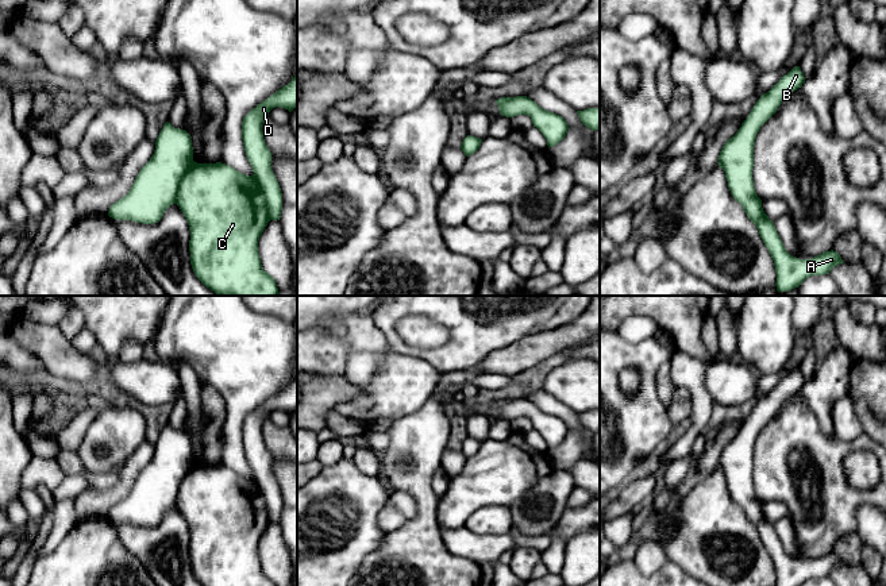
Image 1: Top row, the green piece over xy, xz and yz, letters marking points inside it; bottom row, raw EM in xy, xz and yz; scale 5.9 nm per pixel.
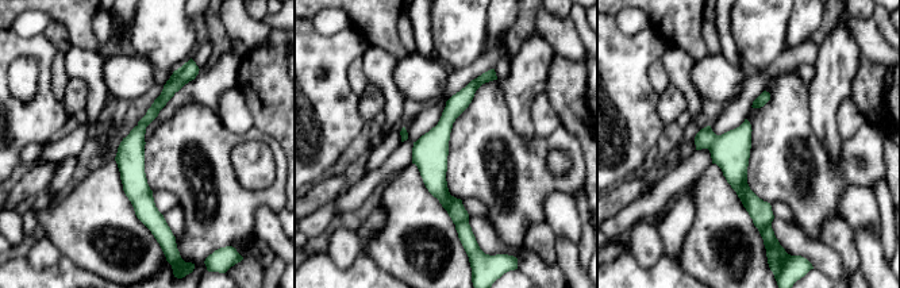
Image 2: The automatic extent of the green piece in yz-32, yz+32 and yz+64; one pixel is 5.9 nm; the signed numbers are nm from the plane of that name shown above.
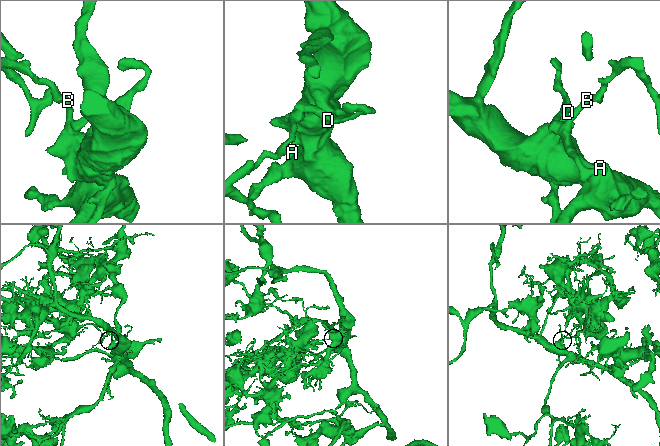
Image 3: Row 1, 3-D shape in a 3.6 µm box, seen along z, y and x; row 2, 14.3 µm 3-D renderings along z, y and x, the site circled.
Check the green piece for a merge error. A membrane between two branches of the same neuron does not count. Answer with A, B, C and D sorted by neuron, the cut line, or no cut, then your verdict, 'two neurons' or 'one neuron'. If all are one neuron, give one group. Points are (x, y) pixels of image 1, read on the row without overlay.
groups A C D / B; cut yz (742, 427), (755, 436); two neurons

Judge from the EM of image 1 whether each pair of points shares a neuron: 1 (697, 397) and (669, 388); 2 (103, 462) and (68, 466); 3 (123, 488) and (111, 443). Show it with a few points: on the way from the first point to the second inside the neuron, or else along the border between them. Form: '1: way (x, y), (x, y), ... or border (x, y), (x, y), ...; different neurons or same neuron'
1: border (669, 361), (669, 376), (675, 386); different neurons
2: border (74, 451), (87, 469), (92, 471), (110, 471); different neurons
3: border (143, 440), (122, 463); different neurons

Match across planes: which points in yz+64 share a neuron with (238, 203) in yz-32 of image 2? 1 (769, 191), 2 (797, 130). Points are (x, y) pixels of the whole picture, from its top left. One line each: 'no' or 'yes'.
1: yes
2: yes

